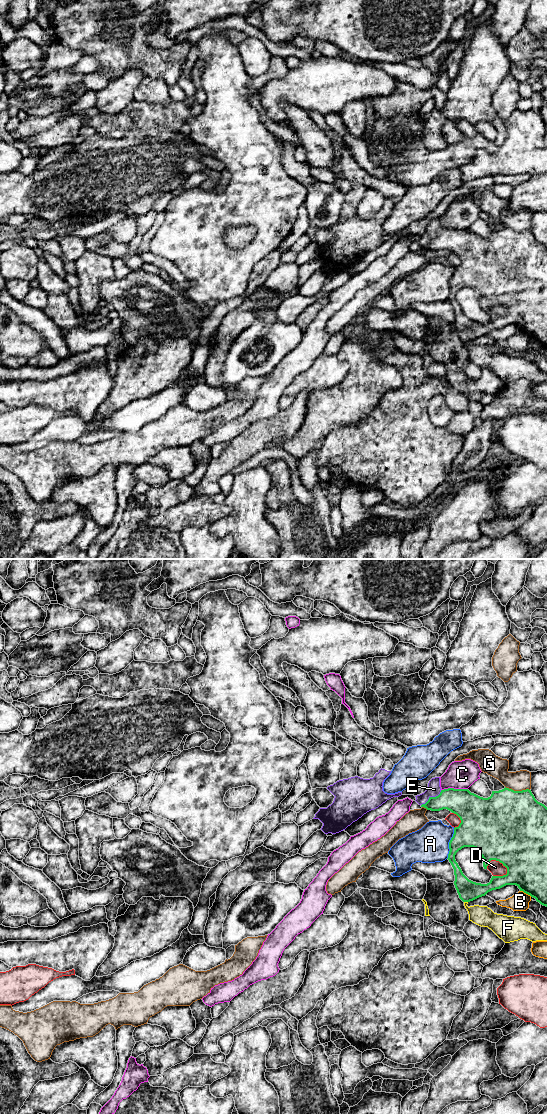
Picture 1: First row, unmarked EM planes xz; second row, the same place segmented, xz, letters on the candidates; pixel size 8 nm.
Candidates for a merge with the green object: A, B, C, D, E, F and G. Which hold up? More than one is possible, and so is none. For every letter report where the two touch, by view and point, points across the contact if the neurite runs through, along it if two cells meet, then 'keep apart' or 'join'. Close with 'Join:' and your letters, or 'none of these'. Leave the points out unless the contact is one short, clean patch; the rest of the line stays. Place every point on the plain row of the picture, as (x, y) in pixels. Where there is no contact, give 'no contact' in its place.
A: meets green in xz at (449, 283); keep apart
B: meets green in xz at (526, 333); border along xz (520, 330), (531, 336); keep apart
C: meets green in xz at (453, 228); keep apart
D: meets green in xz at (498, 300); keep apart
E: meets green in xz at (431, 237); runs through xz (461, 242), (431, 237), (434, 229); join
F: meets green in xz at (466, 341); keep apart
G: meets green in xz at (517, 231); keep apart
Join: E

